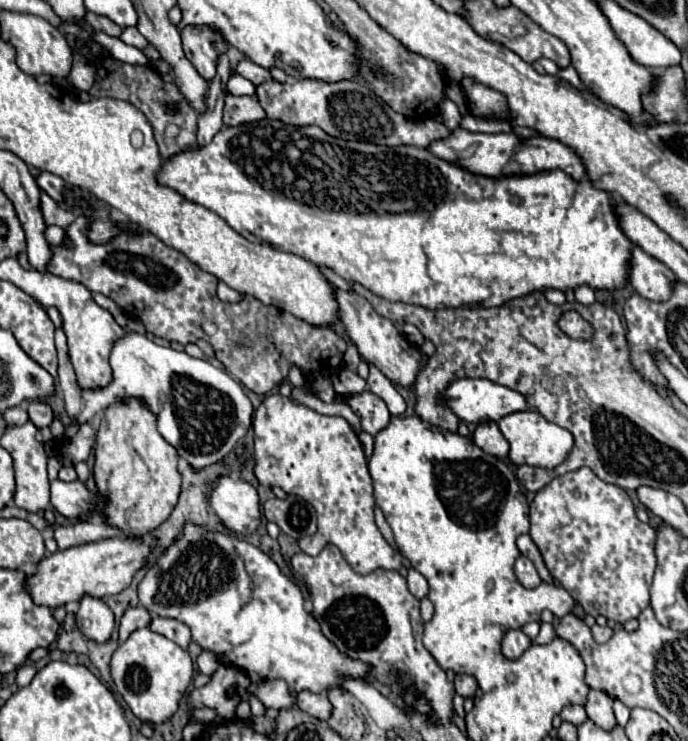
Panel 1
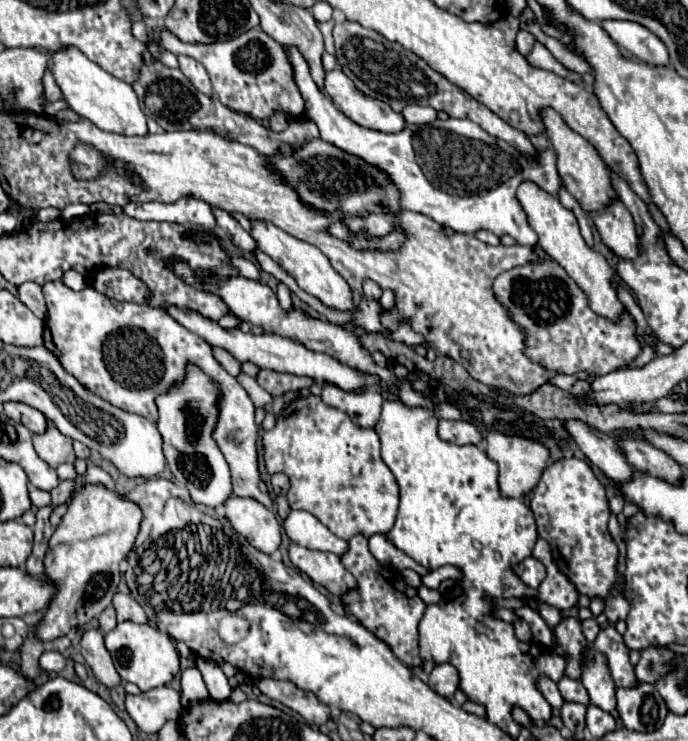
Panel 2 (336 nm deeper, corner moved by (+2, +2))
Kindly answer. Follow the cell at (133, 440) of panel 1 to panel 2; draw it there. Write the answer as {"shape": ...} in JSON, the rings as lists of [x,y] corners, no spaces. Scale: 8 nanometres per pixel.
{"shape":[[[84,484],[72,494],[68,512],[50,538],[50,548],[44,558],[46,576],[58,586],[58,592],[46,616],[36,626],[36,636],[40,640],[64,636],[72,628],[90,622],[112,604],[112,596],[120,584],[120,562],[134,548],[140,522],[140,506],[102,484]]]}

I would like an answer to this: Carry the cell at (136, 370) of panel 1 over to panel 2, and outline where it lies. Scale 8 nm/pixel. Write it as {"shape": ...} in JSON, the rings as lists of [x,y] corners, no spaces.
{"shape":[[[190,362],[184,368],[184,378],[156,396],[160,414],[156,426],[164,440],[166,464],[176,482],[184,484],[190,490],[192,500],[212,508],[224,504],[224,500],[232,494],[230,470],[226,466],[224,454],[212,438],[220,414],[220,398],[220,384]]]}

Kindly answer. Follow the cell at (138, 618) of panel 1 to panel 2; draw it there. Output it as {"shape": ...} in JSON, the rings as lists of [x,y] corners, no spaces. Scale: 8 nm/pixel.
{"shape":[[[110,606],[110,608],[106,608],[100,616],[98,616],[98,622],[100,622],[100,628],[104,630],[104,632],[112,632],[114,628],[116,628],[116,624],[118,624],[118,620],[116,620],[116,610]]]}

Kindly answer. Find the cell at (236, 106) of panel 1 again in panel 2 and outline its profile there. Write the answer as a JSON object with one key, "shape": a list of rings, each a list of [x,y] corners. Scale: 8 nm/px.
{"shape":[[[180,56],[178,62],[180,62],[180,70],[184,72],[184,76],[186,76],[202,94],[212,96],[212,84],[210,84],[210,78],[208,78],[206,68],[204,68],[200,62],[196,62],[196,60],[188,58],[188,56]]]}

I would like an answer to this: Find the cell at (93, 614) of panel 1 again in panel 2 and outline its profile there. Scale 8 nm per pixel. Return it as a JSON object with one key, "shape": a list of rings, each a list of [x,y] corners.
{"shape":[[[100,628],[88,630],[82,636],[82,656],[86,660],[86,664],[92,668],[94,676],[108,688],[114,688],[116,684],[120,684],[120,676],[112,664],[110,652],[104,646],[104,632]]]}

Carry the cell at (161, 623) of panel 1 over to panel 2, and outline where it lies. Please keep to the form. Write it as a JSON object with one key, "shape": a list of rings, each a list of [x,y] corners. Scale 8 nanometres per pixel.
{"shape":[[[126,594],[114,596],[114,608],[116,608],[116,614],[118,614],[118,622],[124,622],[124,620],[130,620],[130,622],[136,622],[136,624],[148,622],[148,616],[142,610],[142,606]]]}

